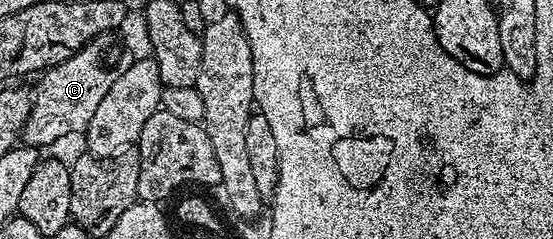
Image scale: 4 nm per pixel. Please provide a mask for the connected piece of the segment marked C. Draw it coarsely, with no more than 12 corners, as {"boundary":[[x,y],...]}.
{"boundary":[[118,32],[38,78],[22,140],[82,134],[124,68]]}

